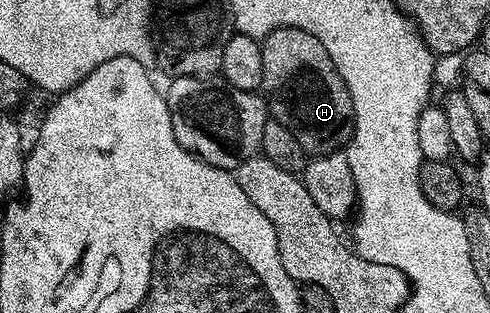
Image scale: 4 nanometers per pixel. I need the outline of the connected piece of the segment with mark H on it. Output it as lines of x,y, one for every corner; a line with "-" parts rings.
282,27
267,34
261,41
263,51
263,79
261,89
267,102
267,108
272,120
282,121
283,124
299,139
299,147
310,158
323,157
327,153
335,153
344,150
349,144
349,136
353,134
353,100
335,67
331,63
331,55
311,35
302,29
295,27

